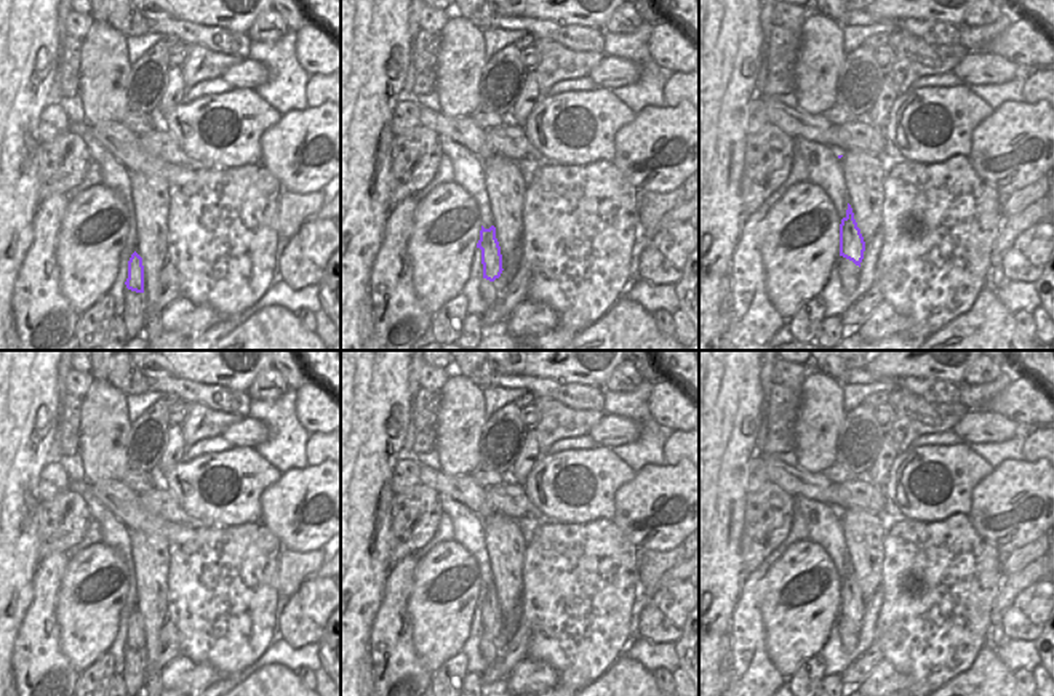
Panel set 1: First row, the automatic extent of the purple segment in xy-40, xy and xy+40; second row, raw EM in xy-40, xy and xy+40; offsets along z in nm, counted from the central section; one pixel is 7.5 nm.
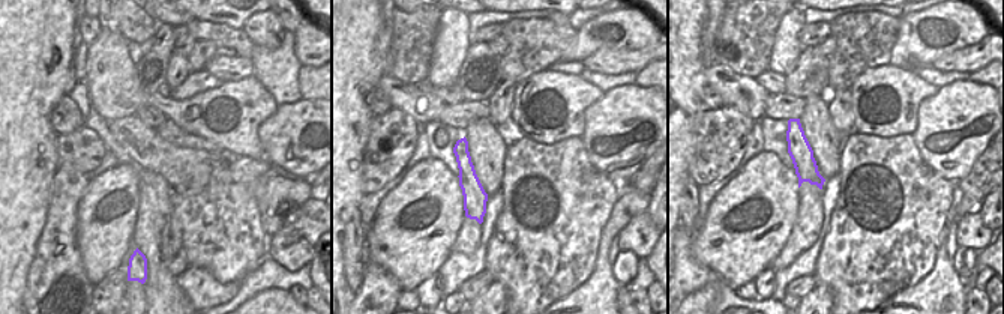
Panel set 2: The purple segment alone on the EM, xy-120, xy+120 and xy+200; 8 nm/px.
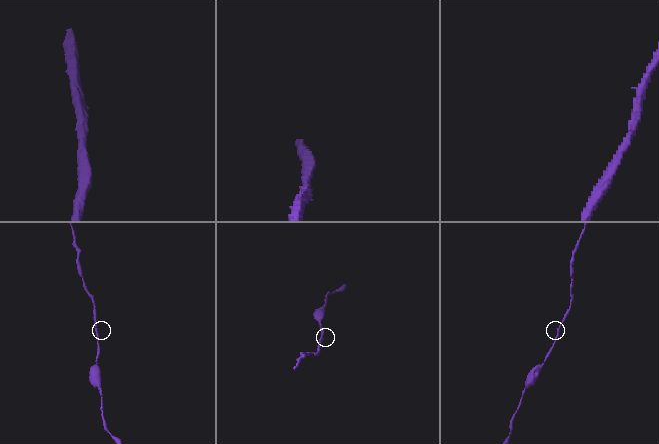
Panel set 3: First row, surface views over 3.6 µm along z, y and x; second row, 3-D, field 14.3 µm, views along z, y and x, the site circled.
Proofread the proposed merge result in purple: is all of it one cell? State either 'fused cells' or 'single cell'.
single cell

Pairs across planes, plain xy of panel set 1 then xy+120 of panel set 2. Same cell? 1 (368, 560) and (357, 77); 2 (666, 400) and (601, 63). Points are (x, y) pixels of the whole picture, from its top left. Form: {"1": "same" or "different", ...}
{"1": "same", "2": "different"}

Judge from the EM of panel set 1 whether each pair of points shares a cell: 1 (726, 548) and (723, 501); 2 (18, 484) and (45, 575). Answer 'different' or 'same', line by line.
1: same
2: different

